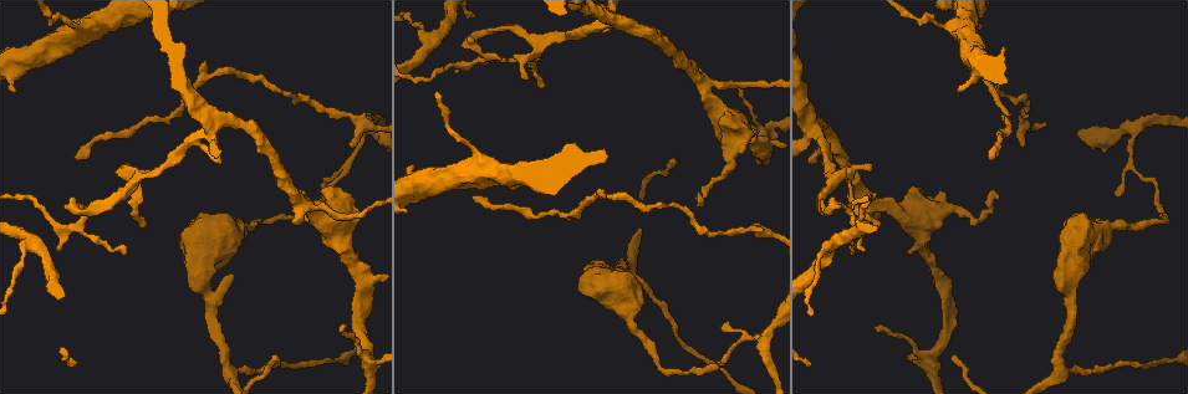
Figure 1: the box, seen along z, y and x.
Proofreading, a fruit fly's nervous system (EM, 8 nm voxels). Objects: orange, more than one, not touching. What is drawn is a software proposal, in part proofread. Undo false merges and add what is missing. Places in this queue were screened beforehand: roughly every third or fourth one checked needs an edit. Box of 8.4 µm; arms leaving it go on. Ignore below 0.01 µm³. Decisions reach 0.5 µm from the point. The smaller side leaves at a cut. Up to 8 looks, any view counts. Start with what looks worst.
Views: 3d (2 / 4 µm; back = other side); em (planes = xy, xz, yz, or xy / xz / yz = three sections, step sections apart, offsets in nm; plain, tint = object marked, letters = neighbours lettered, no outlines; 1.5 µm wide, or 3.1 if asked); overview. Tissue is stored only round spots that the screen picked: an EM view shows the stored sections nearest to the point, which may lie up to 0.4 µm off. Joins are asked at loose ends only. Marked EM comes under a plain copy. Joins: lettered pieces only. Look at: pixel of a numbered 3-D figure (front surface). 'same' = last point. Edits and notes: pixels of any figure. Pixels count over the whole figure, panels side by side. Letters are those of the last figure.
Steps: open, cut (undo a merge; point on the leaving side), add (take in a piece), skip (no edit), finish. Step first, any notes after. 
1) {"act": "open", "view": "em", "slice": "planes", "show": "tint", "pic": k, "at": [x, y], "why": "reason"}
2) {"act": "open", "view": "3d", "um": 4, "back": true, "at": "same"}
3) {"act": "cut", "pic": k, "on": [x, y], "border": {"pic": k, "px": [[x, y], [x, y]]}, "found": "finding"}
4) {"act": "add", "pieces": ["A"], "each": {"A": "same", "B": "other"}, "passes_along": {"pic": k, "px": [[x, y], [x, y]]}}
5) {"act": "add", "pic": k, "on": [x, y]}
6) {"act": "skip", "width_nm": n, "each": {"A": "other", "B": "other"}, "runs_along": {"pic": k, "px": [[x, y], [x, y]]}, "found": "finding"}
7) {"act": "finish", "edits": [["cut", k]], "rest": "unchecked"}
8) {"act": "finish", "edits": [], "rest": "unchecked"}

{"act": "open", "view": "em", "slice": "xz", "step": 8, "show": "tint", "pic": 1, "at": [1020, 146], "why": "thin end"}

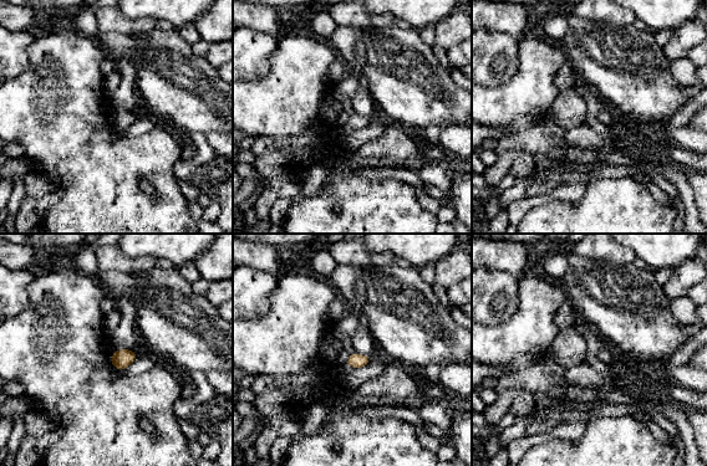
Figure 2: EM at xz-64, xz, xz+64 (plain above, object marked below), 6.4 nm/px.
{"act": "open", "view": "em", "slice": "planes", "show": "letters", "at": "same"}

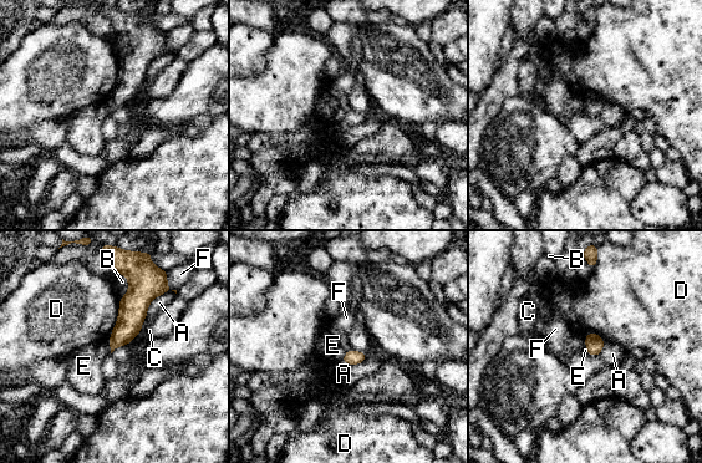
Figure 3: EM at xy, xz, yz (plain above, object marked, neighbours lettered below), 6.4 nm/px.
{"act": "skip", "each": {"A": "other", "B": "other", "C": "other", "D": "other", "E": "other", "F": "other"}, "found": "none of them fits"}

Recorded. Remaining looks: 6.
{"act": "open", "view": "3d", "um": 4, "back": true, "pic": 1, "at": [79, 160], "why": "end of a long branch"}

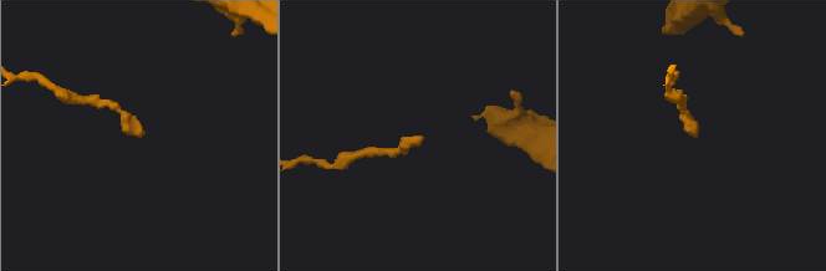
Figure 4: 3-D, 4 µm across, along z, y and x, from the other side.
{"act": "open", "view": "em", "slice": "yz", "step": 8, "show": "letters", "pic": 4, "at": [141, 134]}

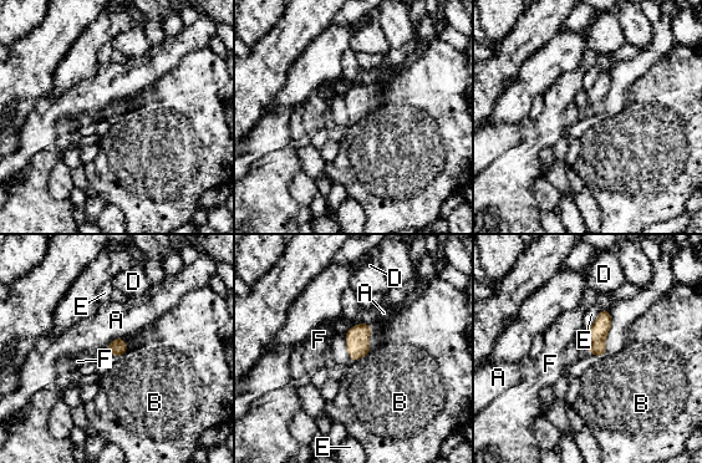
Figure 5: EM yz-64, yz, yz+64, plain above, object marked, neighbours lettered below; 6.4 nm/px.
{"act": "open", "view": "em", "slice": "planes", "show": "letters", "at": "same"}

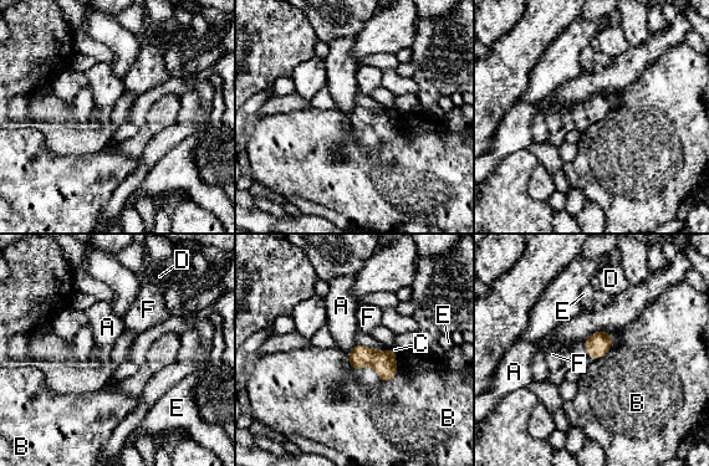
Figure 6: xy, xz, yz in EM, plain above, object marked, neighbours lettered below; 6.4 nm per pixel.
{"act": "skip", "longest_contact_nm": ["B", 200], "each": {"A": "other", "B": "other", "C": "other", "D": "other", "E": "other", "F": "other"}, "border": {"pic": 6, "px": [[396, 354], [396, 374], [382, 382]]}, "found": "none of them fits"}

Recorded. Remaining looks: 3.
{"act": "open", "view": "em", "slice": "xy", "step": 8, "show": "letters", "pic": 1, "at": [292, 223], "why": "an open end"}

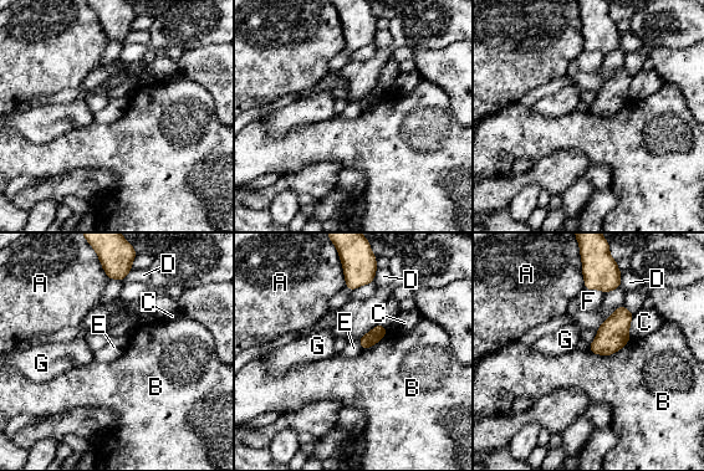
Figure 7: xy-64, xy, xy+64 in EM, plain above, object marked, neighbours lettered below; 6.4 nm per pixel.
{"act": "open", "view": "em", "slice": "planes", "show": "letters", "at": "same"}

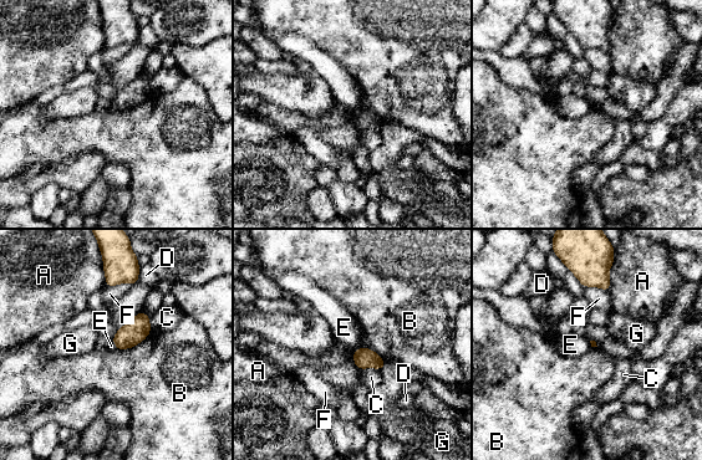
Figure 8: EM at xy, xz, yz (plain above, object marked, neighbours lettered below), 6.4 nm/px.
{"act": "skip", "each": {"A": "other", "B": "other", "C": "other", "D": "other", "E": "other", "F": "other", "G": "other"}, "found": "no lettered piece goes on from it"}

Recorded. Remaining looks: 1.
{"act": "finish", "edits": [], "rest": "unchecked"}

